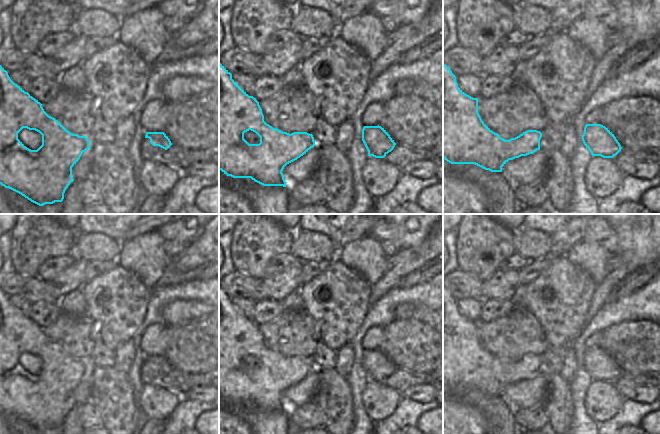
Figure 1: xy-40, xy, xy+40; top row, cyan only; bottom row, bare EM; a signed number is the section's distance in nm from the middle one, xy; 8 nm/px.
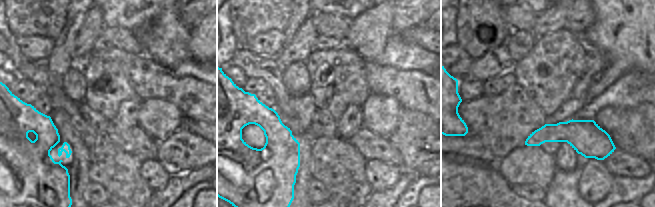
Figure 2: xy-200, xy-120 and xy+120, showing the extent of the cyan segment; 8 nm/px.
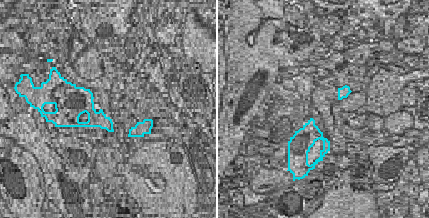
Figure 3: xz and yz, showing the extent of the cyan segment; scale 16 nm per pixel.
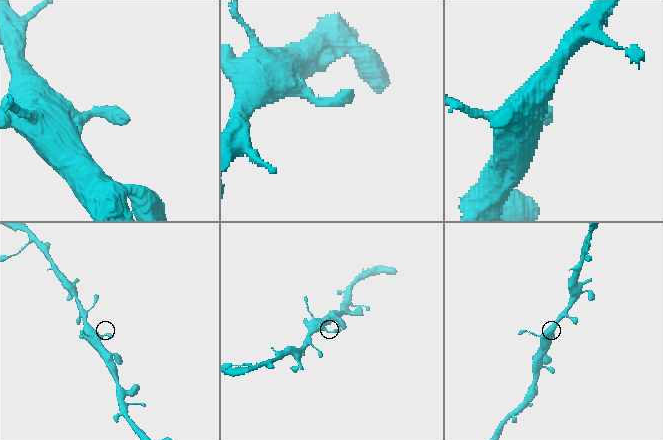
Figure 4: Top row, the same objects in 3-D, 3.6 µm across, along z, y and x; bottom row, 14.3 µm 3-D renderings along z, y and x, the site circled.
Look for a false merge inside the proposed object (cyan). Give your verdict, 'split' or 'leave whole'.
leave whole

